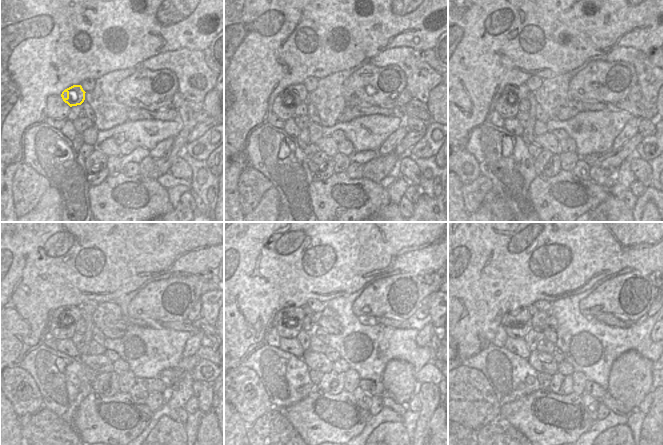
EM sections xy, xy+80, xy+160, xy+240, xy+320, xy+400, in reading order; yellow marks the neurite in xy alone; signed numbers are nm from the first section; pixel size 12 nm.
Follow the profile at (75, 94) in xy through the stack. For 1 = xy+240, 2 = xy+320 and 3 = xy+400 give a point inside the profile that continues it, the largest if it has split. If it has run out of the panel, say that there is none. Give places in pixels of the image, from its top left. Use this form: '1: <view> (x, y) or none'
1: xy+240 (72, 313)
2: xy+320 (296, 314)
3: xy+400 (523, 316)

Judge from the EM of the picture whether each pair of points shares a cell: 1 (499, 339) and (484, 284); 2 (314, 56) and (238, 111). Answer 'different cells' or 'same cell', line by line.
1: different cells
2: same cell

